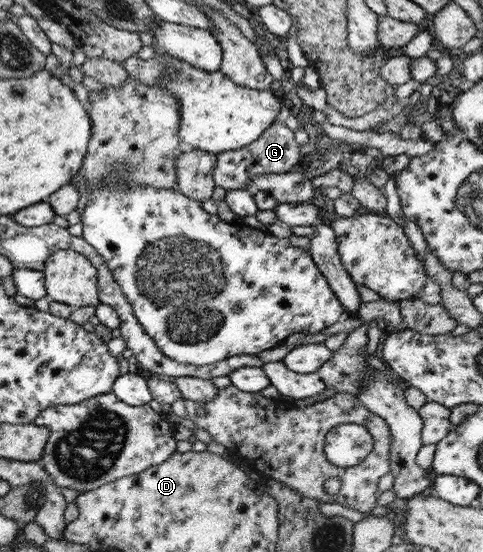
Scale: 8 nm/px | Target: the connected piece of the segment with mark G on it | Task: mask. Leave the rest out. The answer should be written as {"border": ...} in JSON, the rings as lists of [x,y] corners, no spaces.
{"border":[[[282,117],[274,120],[263,134],[240,149],[222,151],[215,155],[216,164],[213,170],[213,182],[225,191],[246,188],[251,177],[265,173],[287,173],[300,159],[298,144],[294,142],[293,132],[282,122]]]}

